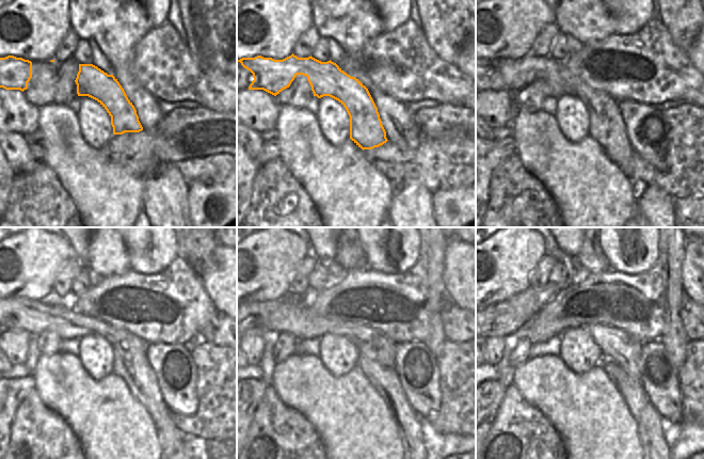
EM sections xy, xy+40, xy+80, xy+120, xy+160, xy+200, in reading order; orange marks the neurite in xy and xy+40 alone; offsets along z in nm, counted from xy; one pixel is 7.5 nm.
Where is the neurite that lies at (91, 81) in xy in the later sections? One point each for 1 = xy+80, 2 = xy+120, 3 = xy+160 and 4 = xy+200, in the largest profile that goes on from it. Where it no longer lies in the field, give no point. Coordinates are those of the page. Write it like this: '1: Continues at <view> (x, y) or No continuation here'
1: Continues at xy+80 (606, 125)
2: Continues at xy+120 (130, 363)
3: Continues at xy+160 (385, 380)
4: Continues at xy+200 (650, 423)

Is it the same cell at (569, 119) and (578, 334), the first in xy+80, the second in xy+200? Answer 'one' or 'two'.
one

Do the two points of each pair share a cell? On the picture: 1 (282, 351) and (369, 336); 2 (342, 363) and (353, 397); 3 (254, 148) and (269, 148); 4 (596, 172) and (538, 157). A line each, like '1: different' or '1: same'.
1: different
2: different
3: different
4: same

